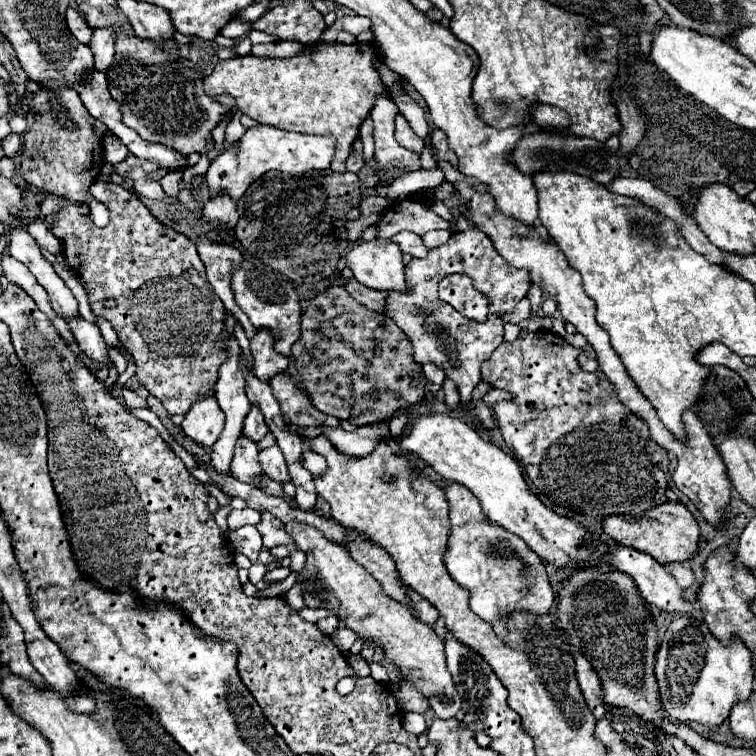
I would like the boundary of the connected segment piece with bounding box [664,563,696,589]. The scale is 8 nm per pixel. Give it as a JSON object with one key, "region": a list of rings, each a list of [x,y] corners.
{"region":[[[668,563],[668,565],[664,565],[664,569],[666,569],[670,575],[676,577],[676,581],[678,581],[678,585],[680,585],[682,589],[688,589],[688,587],[692,587],[692,585],[696,583],[692,569],[686,567],[686,565],[682,565],[682,563]]]}

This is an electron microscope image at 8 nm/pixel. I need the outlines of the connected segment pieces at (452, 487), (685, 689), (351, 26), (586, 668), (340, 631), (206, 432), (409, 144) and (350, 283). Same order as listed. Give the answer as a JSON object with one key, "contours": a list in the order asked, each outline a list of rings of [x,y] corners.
{"contours":[[[[450,483],[444,493],[450,505],[452,521],[444,565],[452,579],[470,591],[470,609],[484,621],[492,623],[500,637],[508,633],[504,621],[500,619],[502,611],[510,613],[514,609],[526,609],[536,615],[550,613],[550,607],[554,605],[554,589],[540,557],[530,551],[530,547],[518,535],[488,523],[486,515],[480,511],[478,499],[464,485]]],[[[692,615],[674,619],[656,653],[654,669],[662,711],[672,721],[702,723],[708,727],[722,725],[734,703],[748,701],[754,691],[754,667],[750,651],[732,639],[732,645],[720,643],[704,623]]],[[[350,15],[350,17],[338,17],[334,27],[336,27],[336,31],[346,31],[346,33],[358,35],[358,33],[370,29],[370,21],[360,15]]],[[[576,653],[576,675],[578,675],[578,683],[586,697],[590,711],[594,713],[596,719],[604,719],[608,713],[608,705],[604,703],[602,681],[600,681],[598,673],[594,671],[592,663],[588,663],[588,659],[584,659],[582,653]]],[[[346,627],[338,628],[331,636],[333,643],[340,652],[349,652],[358,636]]],[[[214,397],[200,399],[184,417],[182,431],[194,443],[202,447],[212,447],[224,429],[224,413],[220,411]]],[[[400,113],[395,119],[395,139],[402,147],[406,147],[408,151],[420,153],[424,147],[424,141],[412,131],[408,121]]],[[[354,279],[344,281],[344,285],[348,287],[348,293],[352,293],[352,297],[354,297],[358,303],[362,303],[362,305],[366,305],[368,309],[378,311],[378,313],[384,313],[384,311],[386,311],[386,295],[384,295],[384,293],[366,289],[364,285],[356,283]]]]}

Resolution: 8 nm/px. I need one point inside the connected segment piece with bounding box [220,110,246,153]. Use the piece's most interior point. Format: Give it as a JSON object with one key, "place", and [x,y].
{"place":[234,131]}

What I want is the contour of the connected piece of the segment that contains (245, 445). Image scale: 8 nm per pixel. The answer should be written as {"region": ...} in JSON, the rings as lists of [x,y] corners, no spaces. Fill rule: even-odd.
{"region":[[[240,435],[238,443],[236,443],[234,459],[232,459],[232,477],[240,479],[252,487],[260,487],[260,483],[254,477],[262,477],[262,475],[264,475],[264,471],[258,463],[256,443],[252,443],[250,439]]]}

